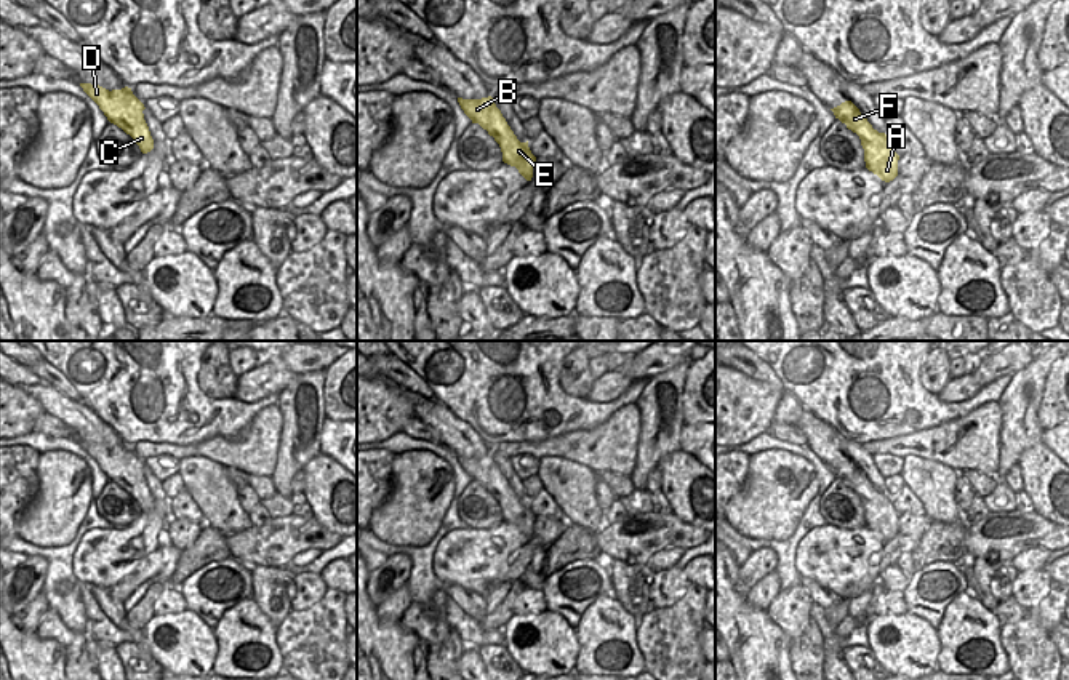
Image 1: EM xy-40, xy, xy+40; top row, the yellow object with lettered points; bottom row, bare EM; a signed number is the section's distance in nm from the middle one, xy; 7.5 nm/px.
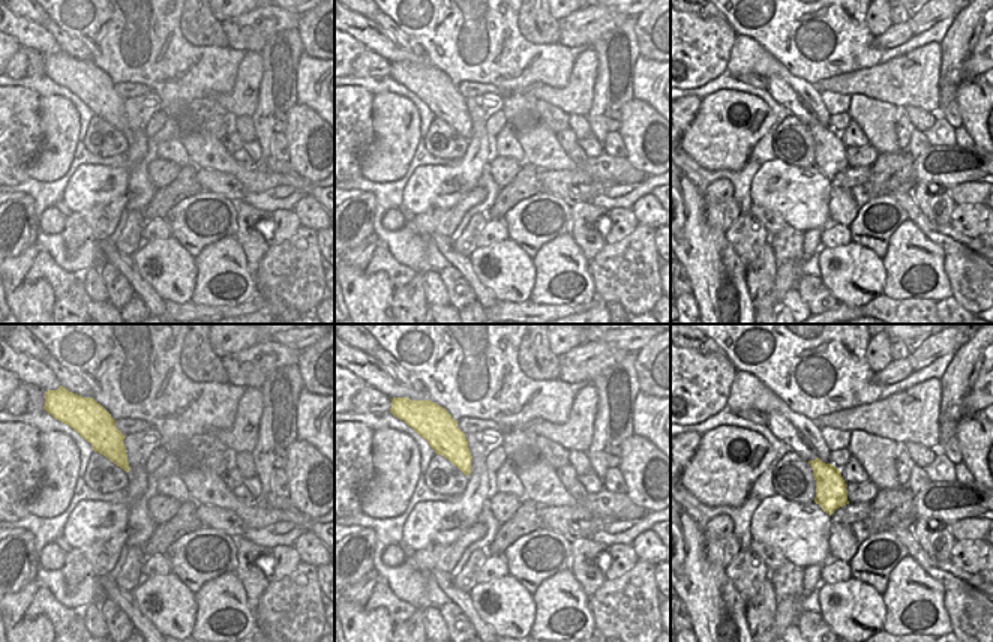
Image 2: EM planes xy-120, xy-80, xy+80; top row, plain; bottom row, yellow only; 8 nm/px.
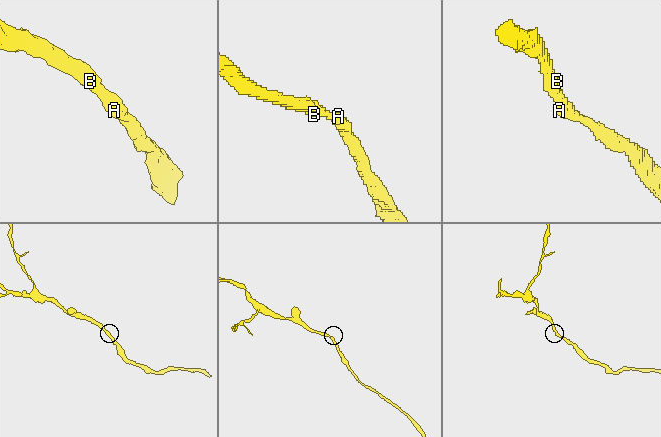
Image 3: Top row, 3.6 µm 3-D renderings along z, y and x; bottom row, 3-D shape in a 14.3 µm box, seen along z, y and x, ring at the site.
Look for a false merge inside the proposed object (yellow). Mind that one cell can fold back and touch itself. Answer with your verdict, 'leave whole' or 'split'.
leave whole

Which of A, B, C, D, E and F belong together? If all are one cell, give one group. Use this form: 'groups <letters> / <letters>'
groups A B C D E F

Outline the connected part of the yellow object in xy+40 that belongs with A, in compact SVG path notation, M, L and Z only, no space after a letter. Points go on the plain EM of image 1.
M845 459L831 469L835 477L859 494L864 507L866 526L885 541L893 539L898 534L899 514L895 510L888 494L874 488L851 459Z

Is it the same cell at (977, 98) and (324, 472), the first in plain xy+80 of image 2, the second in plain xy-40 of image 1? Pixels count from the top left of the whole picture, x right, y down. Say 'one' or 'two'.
one

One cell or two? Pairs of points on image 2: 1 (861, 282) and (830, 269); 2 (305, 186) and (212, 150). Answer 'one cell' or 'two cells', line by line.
1: one cell
2: one cell

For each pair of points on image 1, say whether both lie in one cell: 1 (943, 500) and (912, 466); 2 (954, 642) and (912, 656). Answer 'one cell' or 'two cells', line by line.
1: one cell
2: two cells

